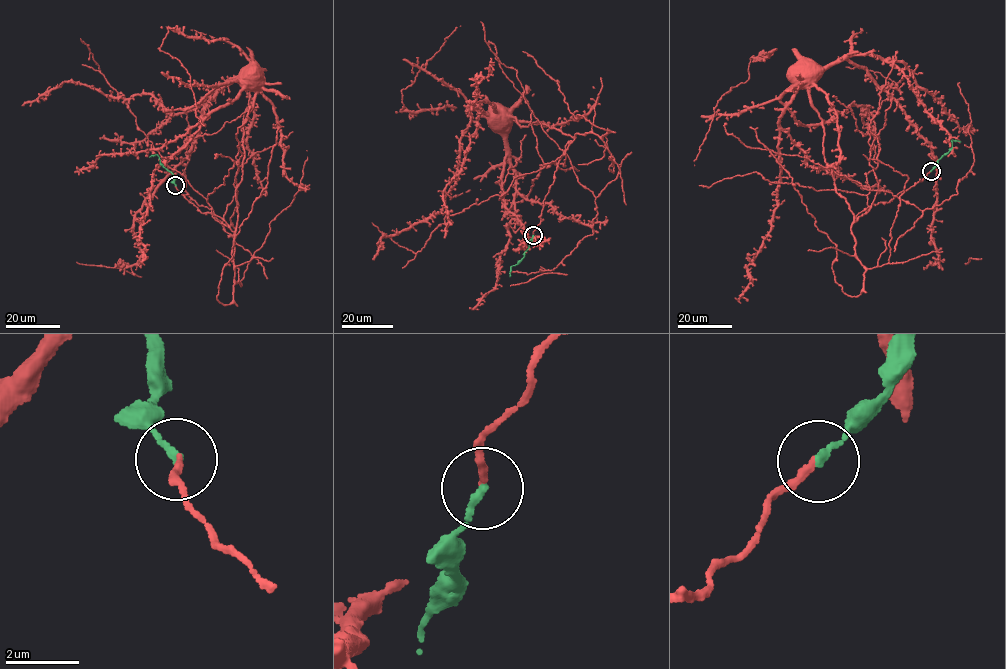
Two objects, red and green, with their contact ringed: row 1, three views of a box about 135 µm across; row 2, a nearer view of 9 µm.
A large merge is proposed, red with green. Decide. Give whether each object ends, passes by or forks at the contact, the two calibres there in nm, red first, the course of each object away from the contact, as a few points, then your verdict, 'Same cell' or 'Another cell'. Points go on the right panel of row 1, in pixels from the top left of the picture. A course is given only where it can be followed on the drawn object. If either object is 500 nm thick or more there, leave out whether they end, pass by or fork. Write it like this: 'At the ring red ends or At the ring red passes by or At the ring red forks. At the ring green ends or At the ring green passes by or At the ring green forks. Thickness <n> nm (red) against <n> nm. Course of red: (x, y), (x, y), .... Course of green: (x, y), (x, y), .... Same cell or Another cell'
At the ring red ends. At the ring green ends. Thickness 190 nm (red) against 190 nm. Course of red: (930, 171), (855, 221), (836, 192), (822, 120), (801, 74). Course of green: (931, 171), (952, 147), (952, 139), (961, 142). Same cell

